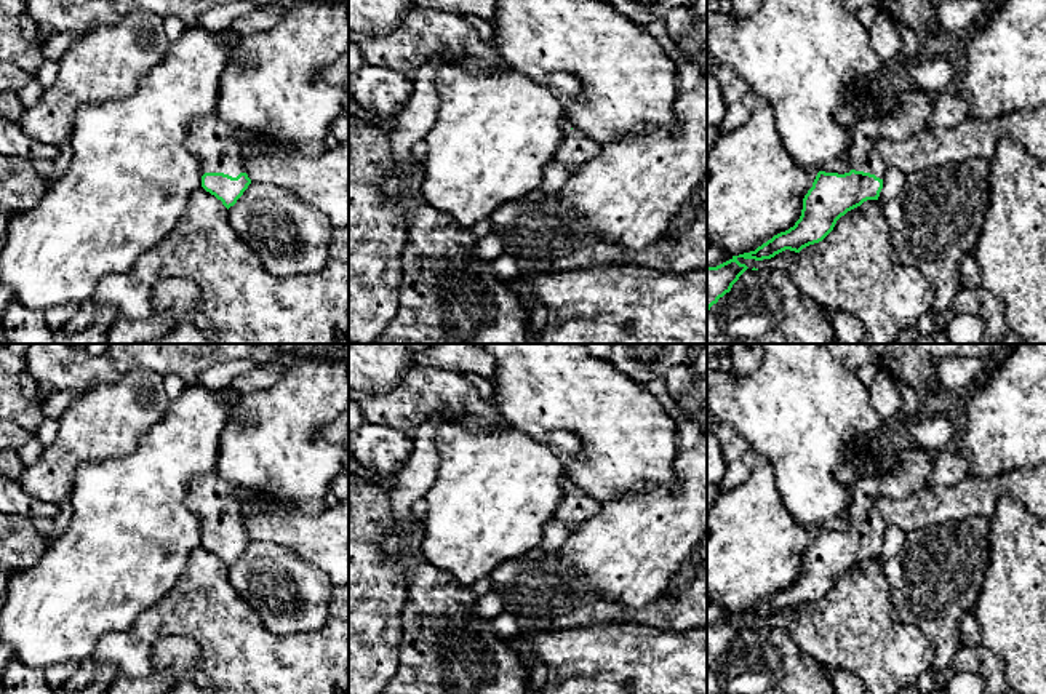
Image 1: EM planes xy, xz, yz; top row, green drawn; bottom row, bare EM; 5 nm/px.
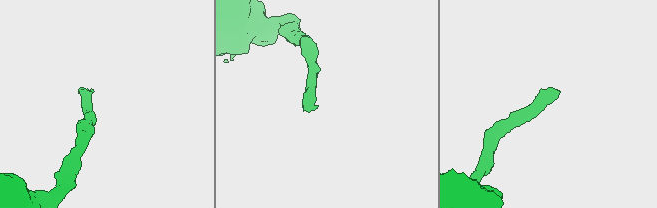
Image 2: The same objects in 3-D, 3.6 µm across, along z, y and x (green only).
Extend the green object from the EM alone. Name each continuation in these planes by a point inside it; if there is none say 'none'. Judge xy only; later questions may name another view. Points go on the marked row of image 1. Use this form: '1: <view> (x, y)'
1: xy (211, 139)

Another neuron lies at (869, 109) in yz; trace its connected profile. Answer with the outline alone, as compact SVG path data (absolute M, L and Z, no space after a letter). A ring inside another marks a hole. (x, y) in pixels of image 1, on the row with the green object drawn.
M860 74L856 75L854 85L857 88L864 90L862 106L859 109L846 107L846 109L838 112L838 122L846 130L851 130L852 125L859 118L873 118L873 120L876 120L880 112L881 112L881 109L878 106L878 99L876 99L876 85L872 86L868 83L868 78L865 75L860 75Z

